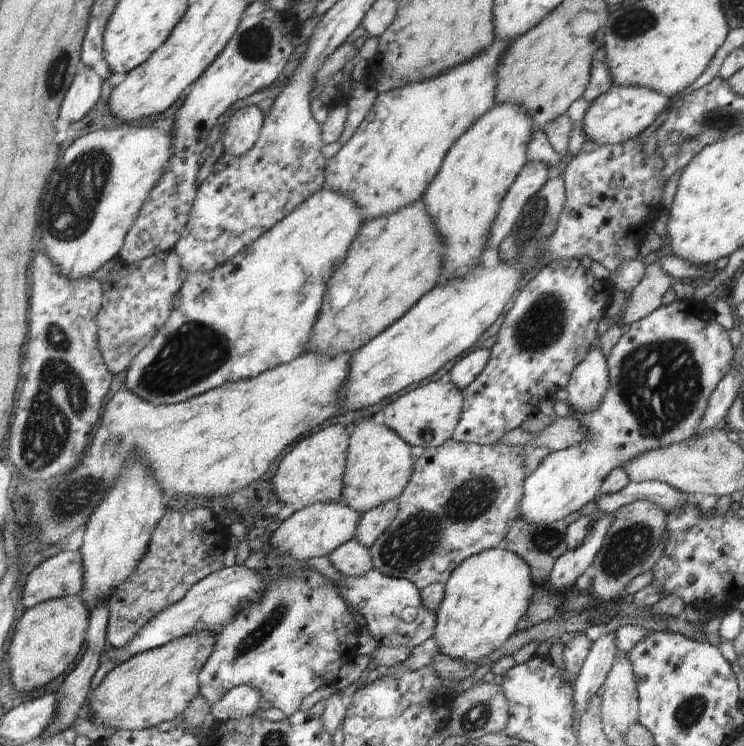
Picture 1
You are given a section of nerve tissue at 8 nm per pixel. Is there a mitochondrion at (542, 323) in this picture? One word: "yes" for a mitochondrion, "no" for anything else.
yes

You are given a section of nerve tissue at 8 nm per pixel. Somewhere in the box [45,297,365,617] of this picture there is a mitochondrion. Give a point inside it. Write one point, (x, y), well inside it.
(195, 351)

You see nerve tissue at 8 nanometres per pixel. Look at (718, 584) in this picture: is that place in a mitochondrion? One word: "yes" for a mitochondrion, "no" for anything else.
no

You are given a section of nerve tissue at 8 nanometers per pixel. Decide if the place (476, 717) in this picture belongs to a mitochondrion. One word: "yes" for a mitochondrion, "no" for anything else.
yes

